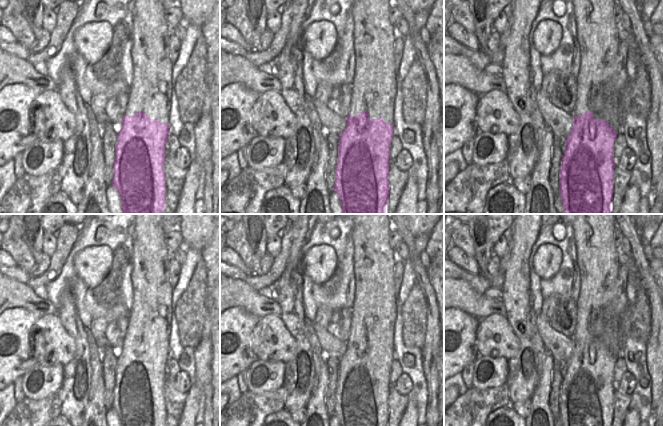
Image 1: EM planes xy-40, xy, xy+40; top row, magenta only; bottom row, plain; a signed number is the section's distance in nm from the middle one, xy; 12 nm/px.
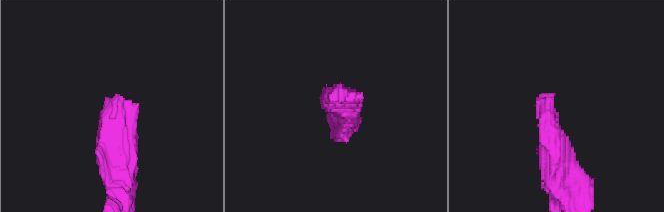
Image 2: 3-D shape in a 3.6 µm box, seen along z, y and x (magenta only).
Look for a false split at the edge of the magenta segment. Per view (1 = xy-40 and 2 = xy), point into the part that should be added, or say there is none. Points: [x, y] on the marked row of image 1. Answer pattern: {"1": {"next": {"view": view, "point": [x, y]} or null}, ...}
{"1": {"next": {"view": "xy-40", "point": [151, 31]}}, "2": {"next": {"view": "xy", "point": [374, 36]}}}

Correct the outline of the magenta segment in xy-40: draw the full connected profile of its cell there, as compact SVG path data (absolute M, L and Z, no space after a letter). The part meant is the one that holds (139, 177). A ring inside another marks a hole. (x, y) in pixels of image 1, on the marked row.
M135 0L133 12L133 82L115 146L114 176L111 184L121 198L122 214L163 214L167 187L165 158L167 137L167 100L158 88L160 76L155 71L161 59L169 57L171 27L165 19L162 0Z

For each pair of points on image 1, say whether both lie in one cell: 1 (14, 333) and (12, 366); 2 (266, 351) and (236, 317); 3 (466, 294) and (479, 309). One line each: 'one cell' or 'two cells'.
1: one cell
2: two cells
3: one cell

